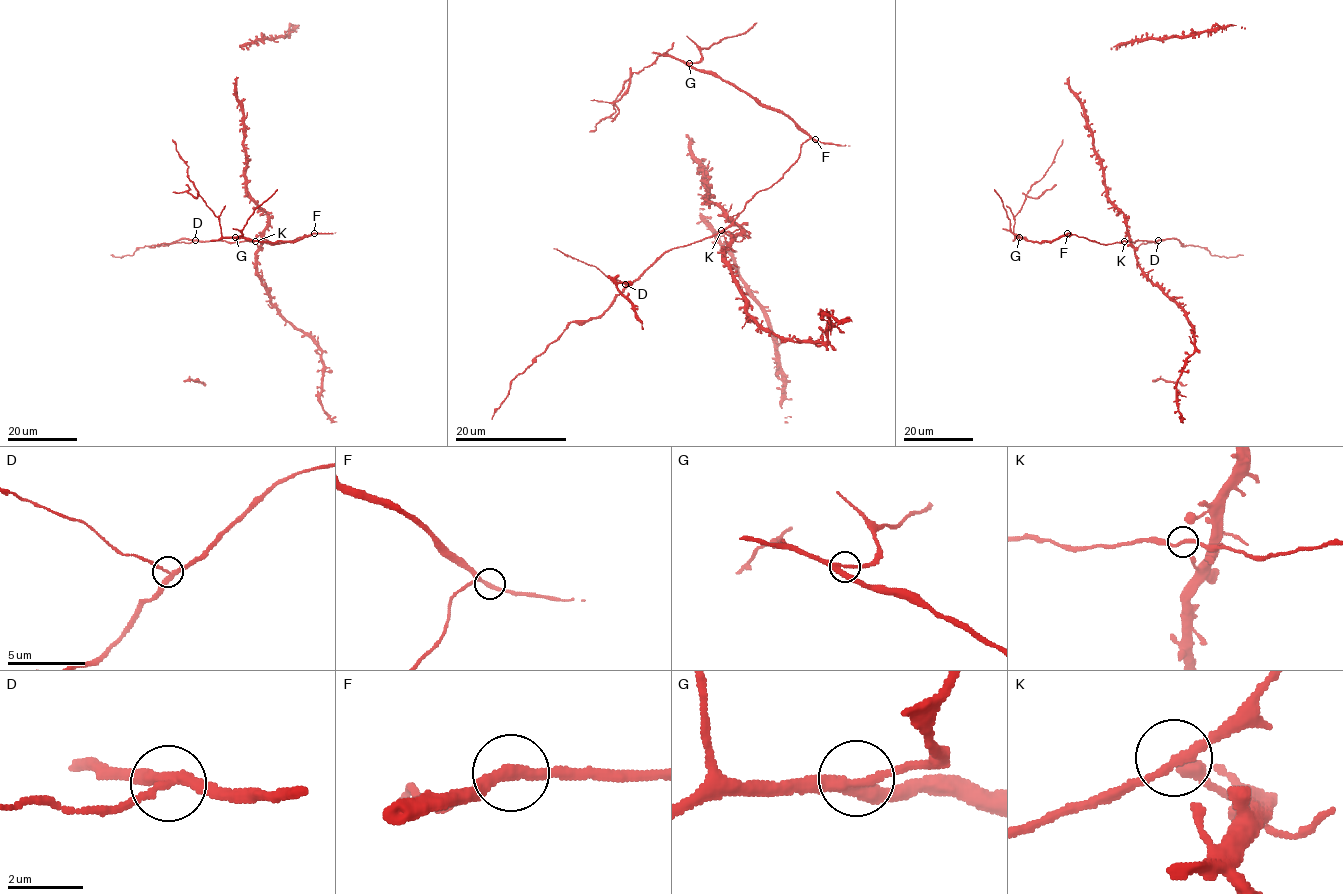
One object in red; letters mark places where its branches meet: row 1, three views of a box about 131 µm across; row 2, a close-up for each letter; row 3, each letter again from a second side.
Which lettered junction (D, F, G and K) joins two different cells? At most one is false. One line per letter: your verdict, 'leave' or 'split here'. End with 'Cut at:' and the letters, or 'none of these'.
D: split here
F: leave
G: leave
K: leave
Cut at: D

